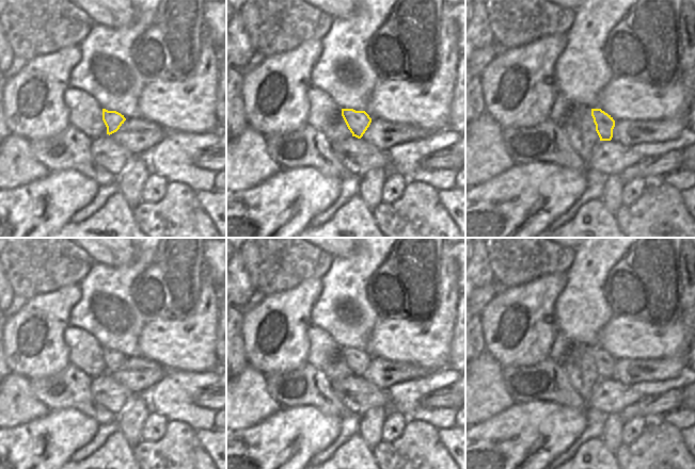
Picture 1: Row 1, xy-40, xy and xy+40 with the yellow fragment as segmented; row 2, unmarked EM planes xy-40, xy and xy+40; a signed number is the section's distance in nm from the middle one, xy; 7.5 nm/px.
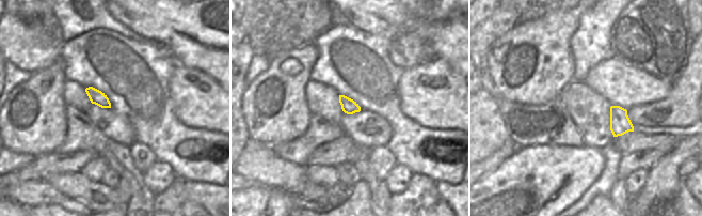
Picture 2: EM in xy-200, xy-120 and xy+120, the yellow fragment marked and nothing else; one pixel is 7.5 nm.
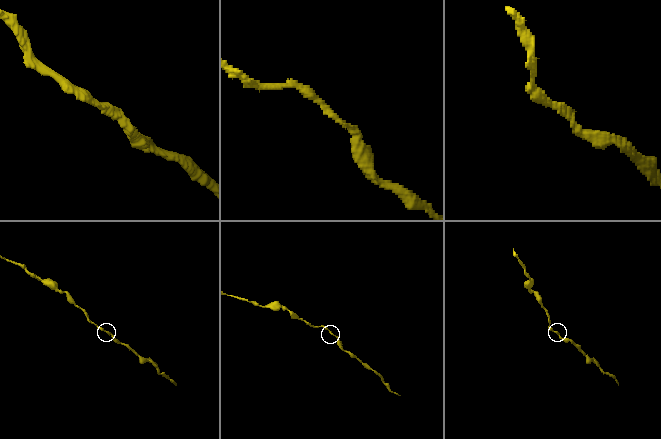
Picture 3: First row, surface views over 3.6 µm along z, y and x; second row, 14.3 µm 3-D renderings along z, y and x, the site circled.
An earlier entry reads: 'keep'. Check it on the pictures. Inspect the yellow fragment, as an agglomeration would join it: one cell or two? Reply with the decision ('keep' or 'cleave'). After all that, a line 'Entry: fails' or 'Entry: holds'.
keep
Entry: holds

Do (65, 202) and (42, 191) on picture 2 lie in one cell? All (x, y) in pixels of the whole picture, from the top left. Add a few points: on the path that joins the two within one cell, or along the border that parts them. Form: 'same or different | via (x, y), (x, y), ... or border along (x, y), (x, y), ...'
same | via (60, 200), (47, 196)

